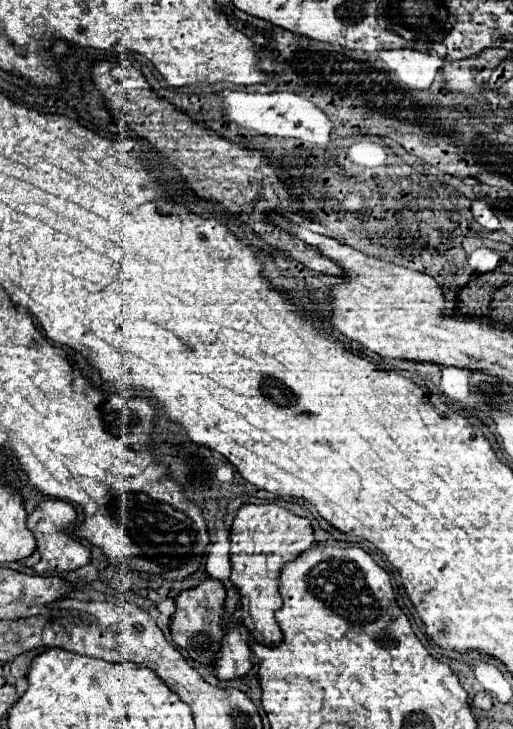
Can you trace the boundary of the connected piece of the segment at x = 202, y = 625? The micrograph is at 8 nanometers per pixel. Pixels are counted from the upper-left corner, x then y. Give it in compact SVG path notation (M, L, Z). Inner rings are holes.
M205 575L201 583L193 589L181 591L175 599L175 615L171 619L171 639L179 647L183 647L191 659L199 663L213 665L217 661L215 643L219 643L219 631L223 631L223 599L225 599L225 587L221 581Z

